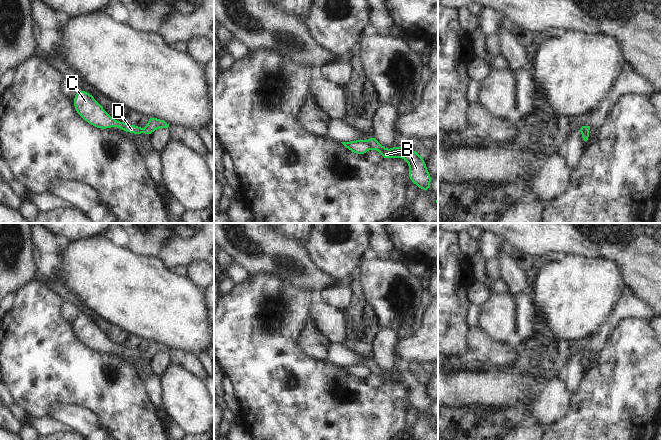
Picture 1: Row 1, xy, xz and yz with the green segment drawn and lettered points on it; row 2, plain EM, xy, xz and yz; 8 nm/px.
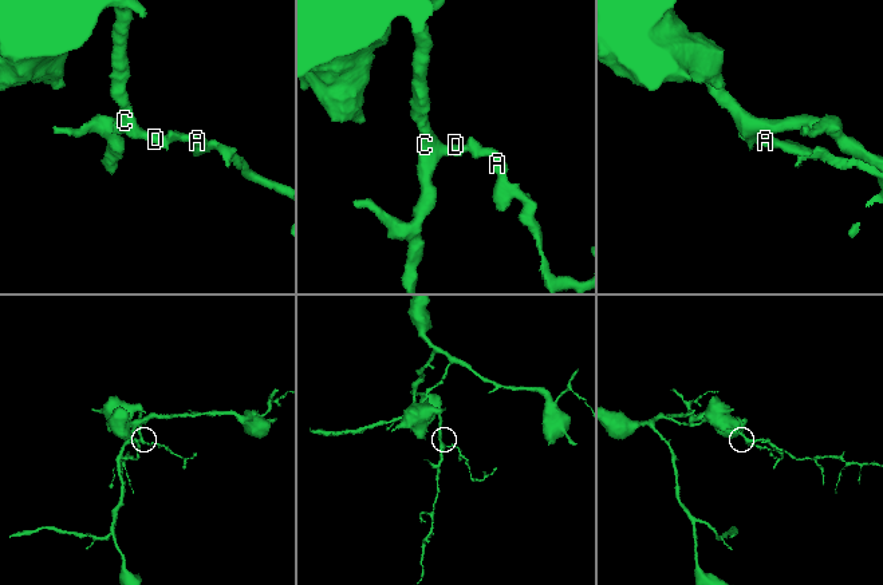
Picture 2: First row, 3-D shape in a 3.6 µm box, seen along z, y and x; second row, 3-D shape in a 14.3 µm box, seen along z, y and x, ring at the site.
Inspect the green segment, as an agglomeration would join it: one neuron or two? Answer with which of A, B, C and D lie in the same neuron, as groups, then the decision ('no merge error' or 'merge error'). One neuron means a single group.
A B / C D | merge error

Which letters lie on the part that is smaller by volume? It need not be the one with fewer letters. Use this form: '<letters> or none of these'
A, B.

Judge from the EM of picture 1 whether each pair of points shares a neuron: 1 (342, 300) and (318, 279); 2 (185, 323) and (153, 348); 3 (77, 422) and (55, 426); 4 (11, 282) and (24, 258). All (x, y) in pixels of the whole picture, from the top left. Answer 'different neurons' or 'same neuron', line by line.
1: different neurons
2: different neurons
3: different neurons
4: same neuron

